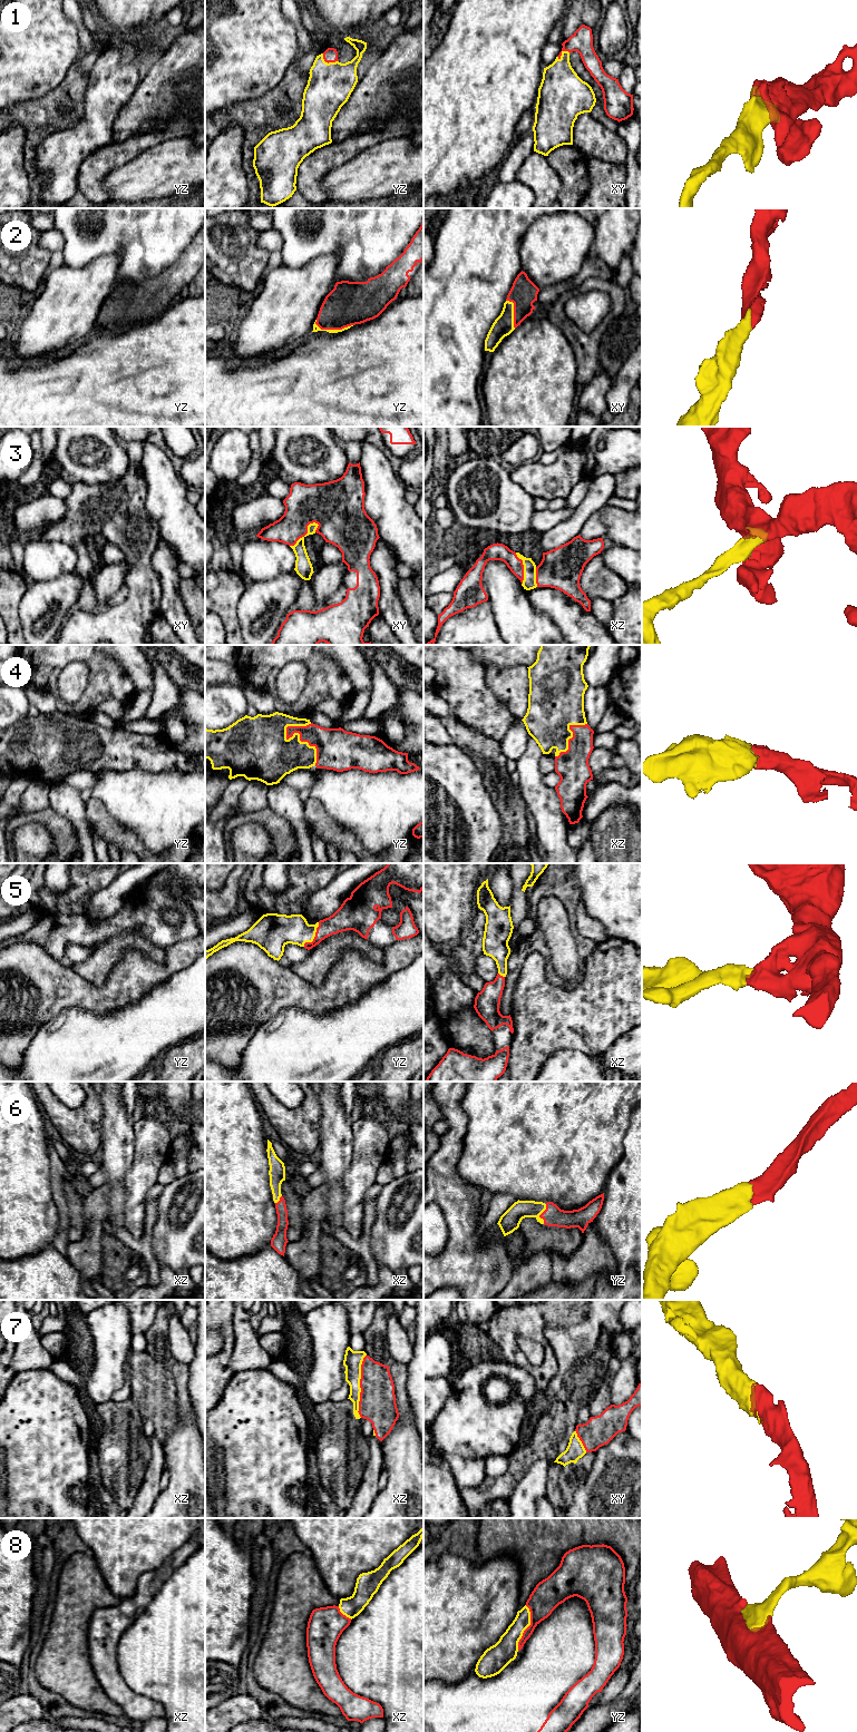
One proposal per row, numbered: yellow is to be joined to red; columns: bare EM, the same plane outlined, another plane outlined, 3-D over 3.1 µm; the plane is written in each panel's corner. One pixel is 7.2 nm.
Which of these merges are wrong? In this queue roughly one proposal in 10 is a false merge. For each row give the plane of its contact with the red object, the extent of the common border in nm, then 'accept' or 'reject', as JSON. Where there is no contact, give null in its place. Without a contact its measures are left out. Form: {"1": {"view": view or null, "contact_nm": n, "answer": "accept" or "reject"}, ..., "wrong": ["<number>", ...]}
{"1": {"view": "yz", "contact_nm": 130, "answer": "accept"}, "2": {"view": "yz", "contact_nm": 280, "answer": "accept"}, "3": {"view": "xy", "contact_nm": 260, "answer": "accept"}, "4": {"view": "yz", "contact_nm": 360, "answer": "accept"}, "5": {"view": "yz", "contact_nm": 200, "answer": "accept"}, "6": {"view": "yz", "contact_nm": 150, "answer": "accept"}, "7": {"view": "xz", "contact_nm": 460, "answer": "accept"}, "8": {"view": "yz", "contact_nm": 340, "answer": "accept"}, "wrong": []}

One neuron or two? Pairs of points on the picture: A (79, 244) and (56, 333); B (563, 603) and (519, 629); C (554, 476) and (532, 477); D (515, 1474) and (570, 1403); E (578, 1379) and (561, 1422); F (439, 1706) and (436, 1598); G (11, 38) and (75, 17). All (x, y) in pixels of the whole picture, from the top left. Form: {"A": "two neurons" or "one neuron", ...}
{"A": "two neurons", "B": "two neurons", "C": "one neuron", "D": "one neuron", "E": "one neuron", "F": "two neurons", "G": "two neurons"}

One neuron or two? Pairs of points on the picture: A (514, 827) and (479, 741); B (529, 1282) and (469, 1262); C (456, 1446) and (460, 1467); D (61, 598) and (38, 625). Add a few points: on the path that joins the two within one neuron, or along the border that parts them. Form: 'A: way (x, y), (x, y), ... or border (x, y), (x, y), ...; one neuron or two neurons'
A: way (508, 805), (507, 799), (496, 781), (490, 762); one neuron
B: border (514, 1270), (510, 1280), (504, 1288); two neurons
C: border (438, 1456), (484, 1459); two neurons
D: way (55, 605), (41, 618); one neuron

